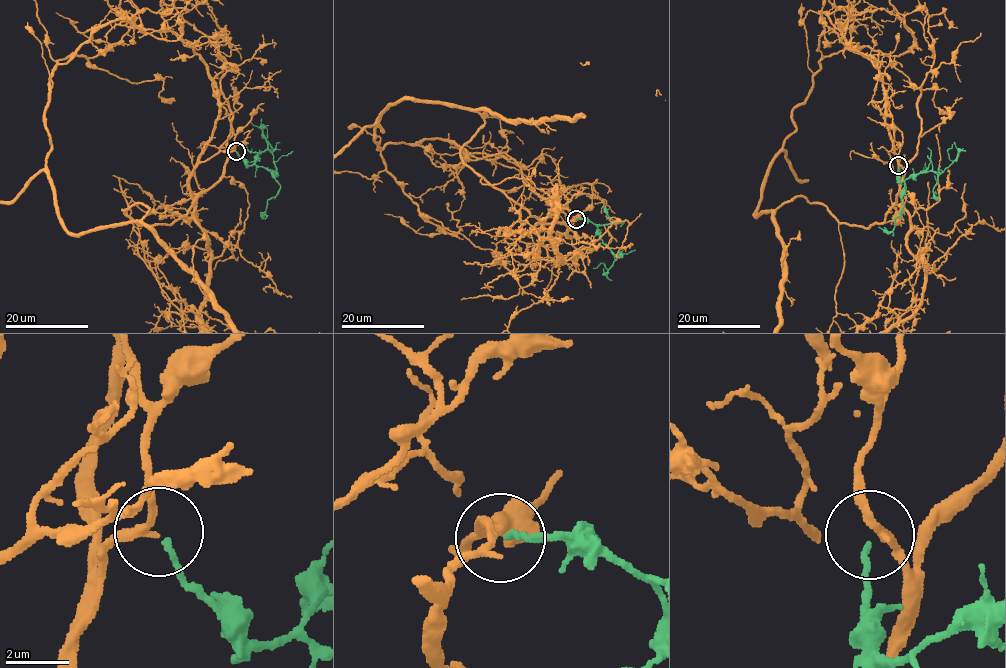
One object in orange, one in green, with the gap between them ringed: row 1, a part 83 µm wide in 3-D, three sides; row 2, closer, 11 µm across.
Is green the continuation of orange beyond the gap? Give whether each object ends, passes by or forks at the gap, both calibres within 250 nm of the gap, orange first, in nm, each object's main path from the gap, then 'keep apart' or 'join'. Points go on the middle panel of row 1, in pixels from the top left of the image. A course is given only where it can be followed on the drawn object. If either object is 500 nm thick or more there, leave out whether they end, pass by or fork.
orange passes by; green ends there; 240 nm thick on the orange side, 180 nm on the other; green runs (576, 218), (591, 221), (597, 227), (600, 239), (616, 255), (617, 259), (608, 269), (602, 262), (593, 267); keep apart

